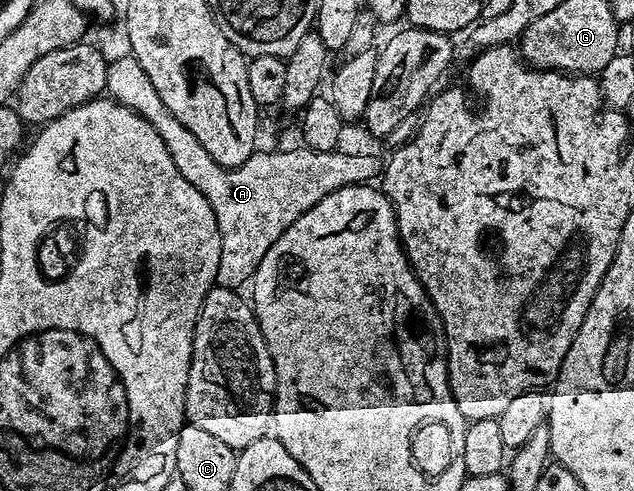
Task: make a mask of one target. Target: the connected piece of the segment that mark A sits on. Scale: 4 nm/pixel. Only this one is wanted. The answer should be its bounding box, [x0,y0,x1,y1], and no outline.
[105,54,315,270]

